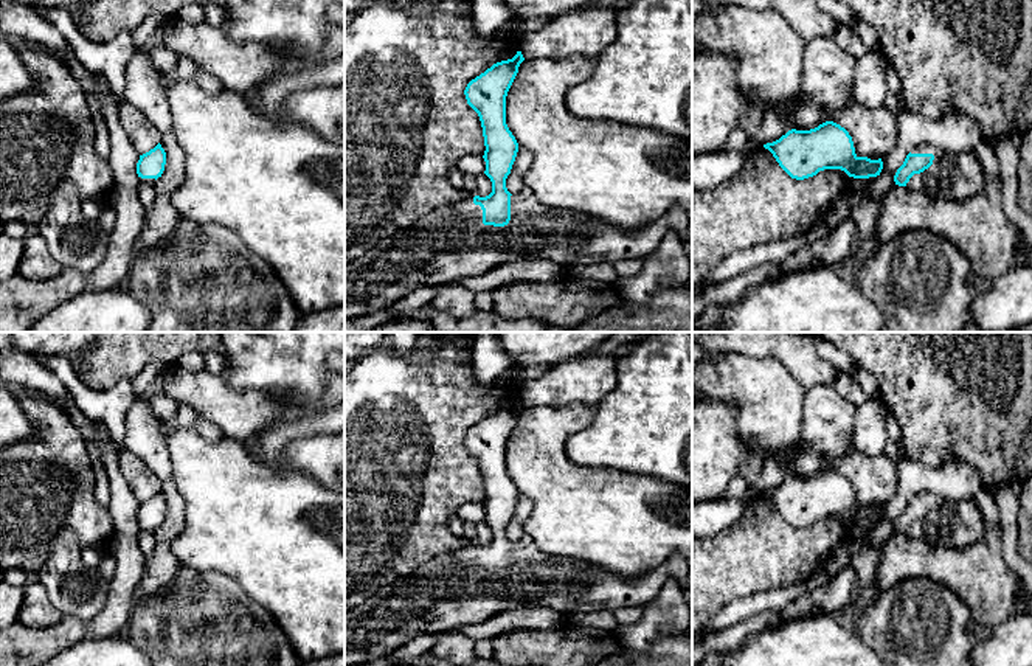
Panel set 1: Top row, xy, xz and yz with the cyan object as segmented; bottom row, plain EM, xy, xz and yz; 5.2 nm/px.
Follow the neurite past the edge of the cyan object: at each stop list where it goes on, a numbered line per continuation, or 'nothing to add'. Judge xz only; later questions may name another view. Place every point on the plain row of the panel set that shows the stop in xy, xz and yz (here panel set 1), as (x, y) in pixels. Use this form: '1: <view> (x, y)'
1: xz (450, 590)

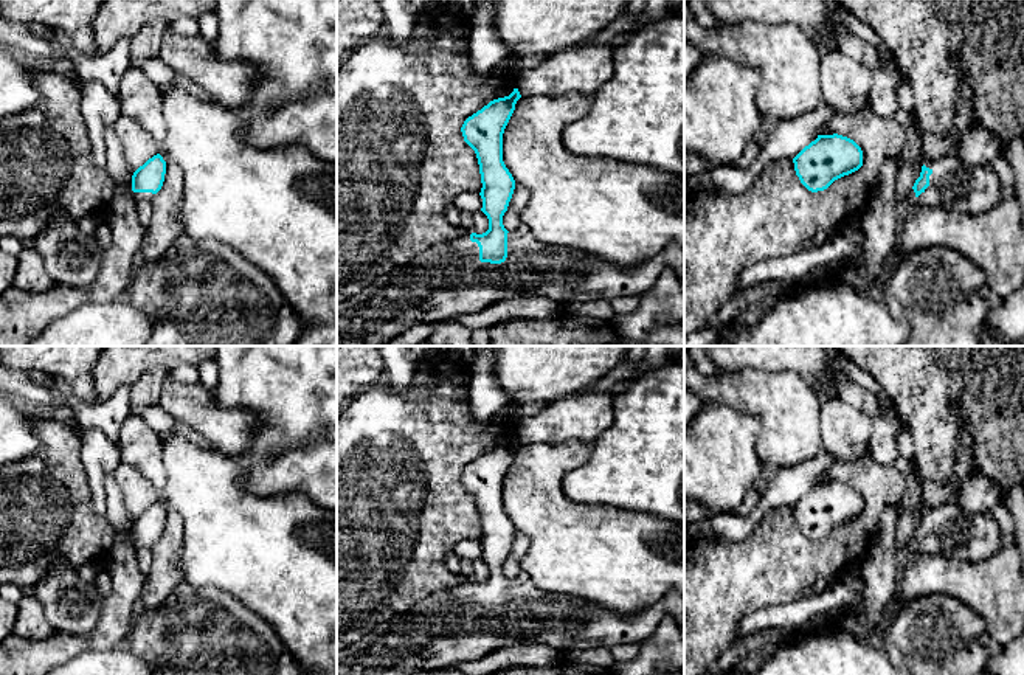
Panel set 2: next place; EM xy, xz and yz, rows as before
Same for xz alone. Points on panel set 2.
1: xz (447, 627)

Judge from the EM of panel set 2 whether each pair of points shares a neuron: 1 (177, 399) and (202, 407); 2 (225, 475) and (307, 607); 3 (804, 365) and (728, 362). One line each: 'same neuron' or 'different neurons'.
1: same neuron
2: same neuron
3: same neuron

